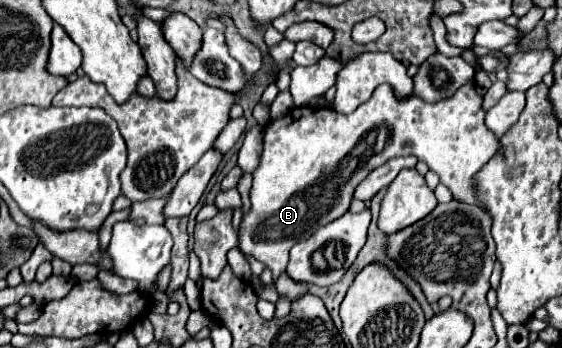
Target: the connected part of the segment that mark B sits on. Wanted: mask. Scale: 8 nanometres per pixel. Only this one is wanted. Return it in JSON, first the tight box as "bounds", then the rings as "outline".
{"bounds":[239,82,499,280],"outline":[[[475,82],[463,84],[453,96],[437,102],[423,102],[417,96],[399,100],[389,84],[381,84],[367,102],[347,116],[337,114],[333,108],[291,108],[283,118],[271,120],[269,126],[265,126],[261,164],[253,172],[251,212],[243,216],[239,228],[239,250],[267,264],[273,270],[275,280],[287,268],[289,250],[297,242],[307,240],[313,232],[317,232],[317,228],[341,218],[349,210],[353,190],[361,184],[361,180],[395,156],[417,156],[427,162],[429,170],[439,174],[441,184],[453,192],[455,200],[479,204],[473,190],[473,176],[495,156],[497,148],[499,138],[485,126],[483,96],[477,92]]]}

